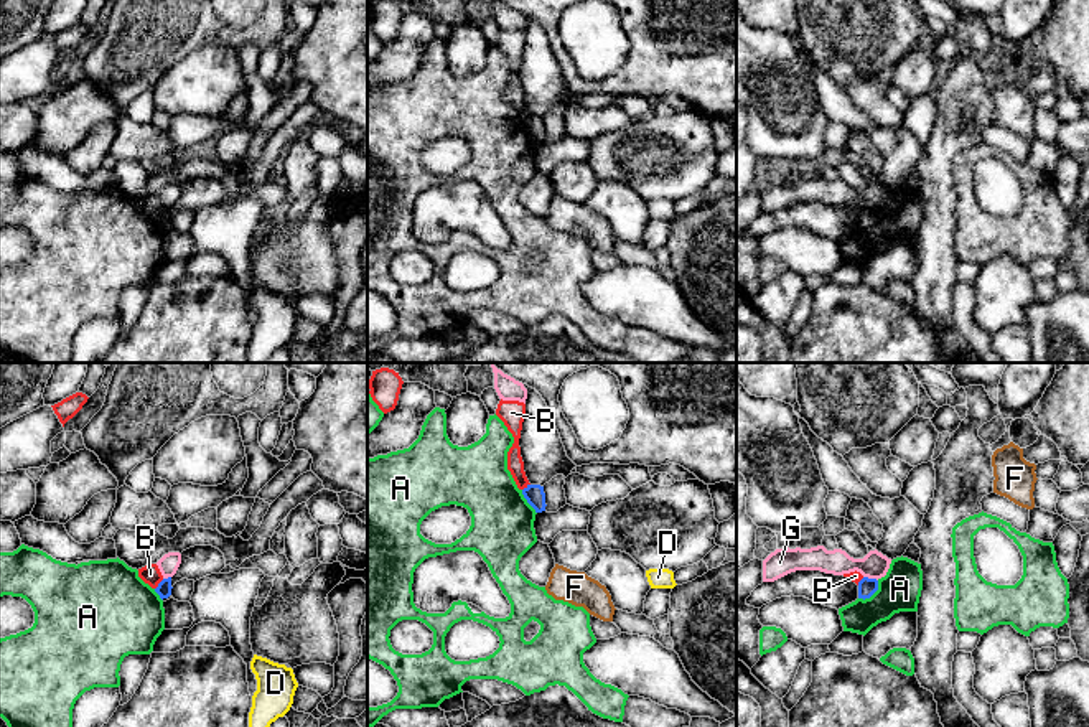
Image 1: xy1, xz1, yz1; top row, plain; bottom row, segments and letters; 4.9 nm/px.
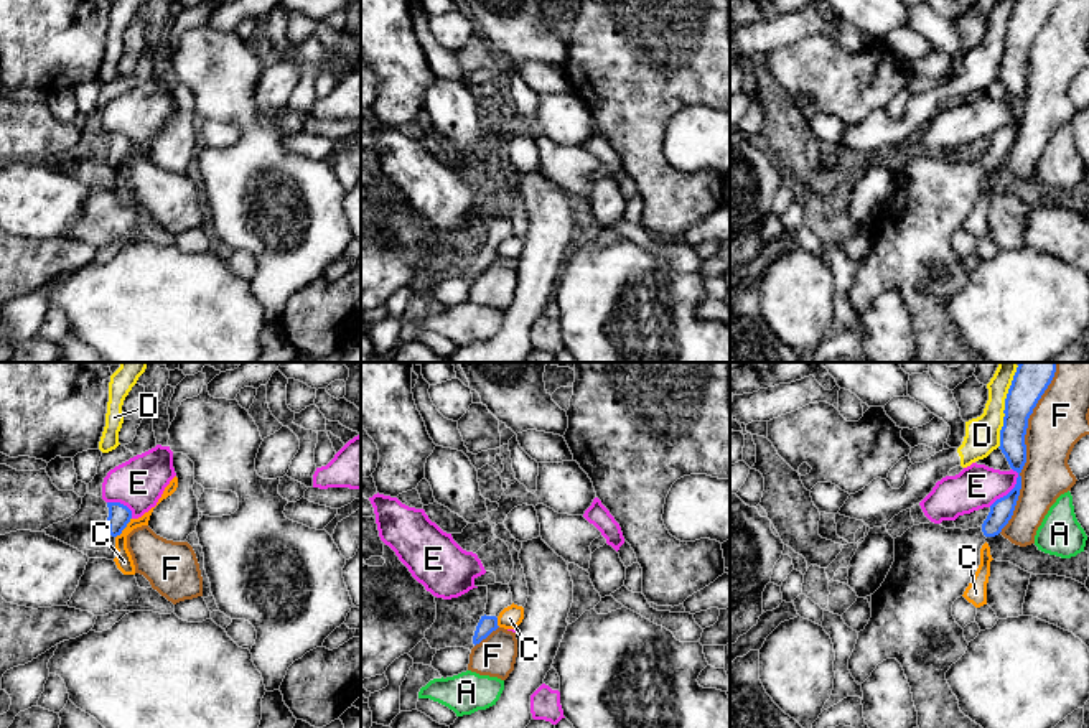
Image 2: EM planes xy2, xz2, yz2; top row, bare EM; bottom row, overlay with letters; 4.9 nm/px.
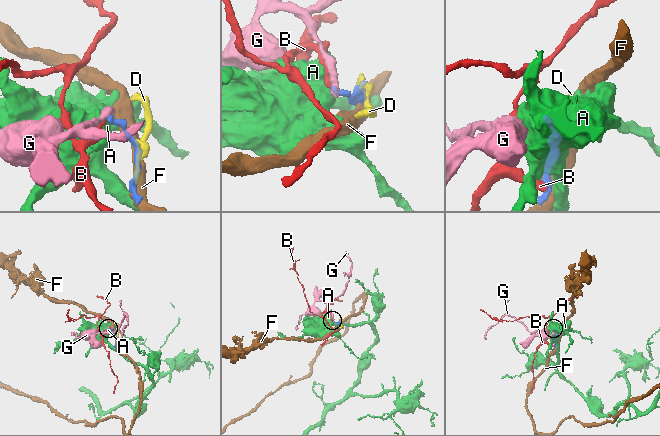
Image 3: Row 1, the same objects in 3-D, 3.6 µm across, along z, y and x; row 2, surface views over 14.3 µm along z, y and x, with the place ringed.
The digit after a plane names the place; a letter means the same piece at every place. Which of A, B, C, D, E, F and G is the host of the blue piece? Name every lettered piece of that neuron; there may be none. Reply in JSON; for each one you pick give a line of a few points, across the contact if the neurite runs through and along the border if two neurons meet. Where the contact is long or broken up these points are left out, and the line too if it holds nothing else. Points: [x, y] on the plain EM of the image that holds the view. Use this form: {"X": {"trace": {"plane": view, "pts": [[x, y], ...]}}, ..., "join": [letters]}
{"join": []}

